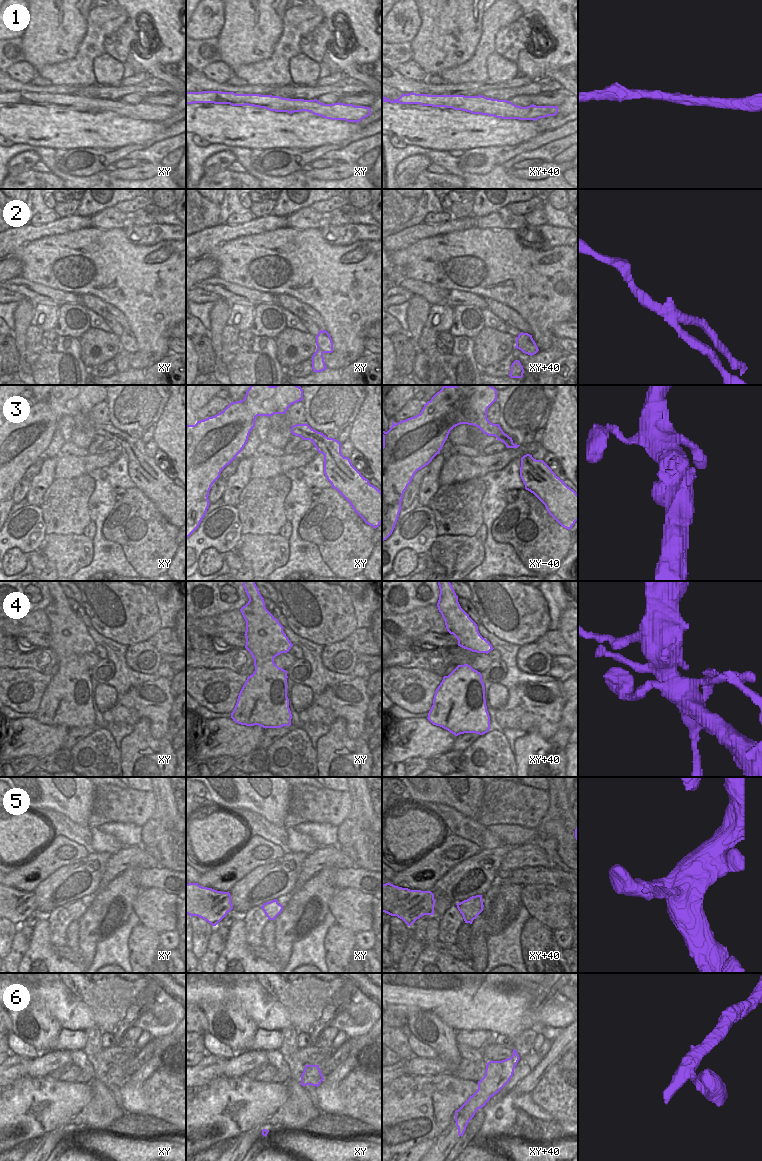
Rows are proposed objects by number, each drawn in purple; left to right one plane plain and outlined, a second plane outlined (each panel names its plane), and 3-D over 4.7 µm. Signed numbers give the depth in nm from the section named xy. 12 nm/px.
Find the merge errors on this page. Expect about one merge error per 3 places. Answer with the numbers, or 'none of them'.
2

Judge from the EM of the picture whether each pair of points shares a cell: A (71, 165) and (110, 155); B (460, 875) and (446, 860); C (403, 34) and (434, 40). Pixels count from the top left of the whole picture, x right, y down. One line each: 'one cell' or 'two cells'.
A: one cell
B: two cells
C: two cells

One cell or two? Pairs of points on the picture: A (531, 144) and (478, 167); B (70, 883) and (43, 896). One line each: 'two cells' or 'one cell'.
A: one cell
B: one cell

